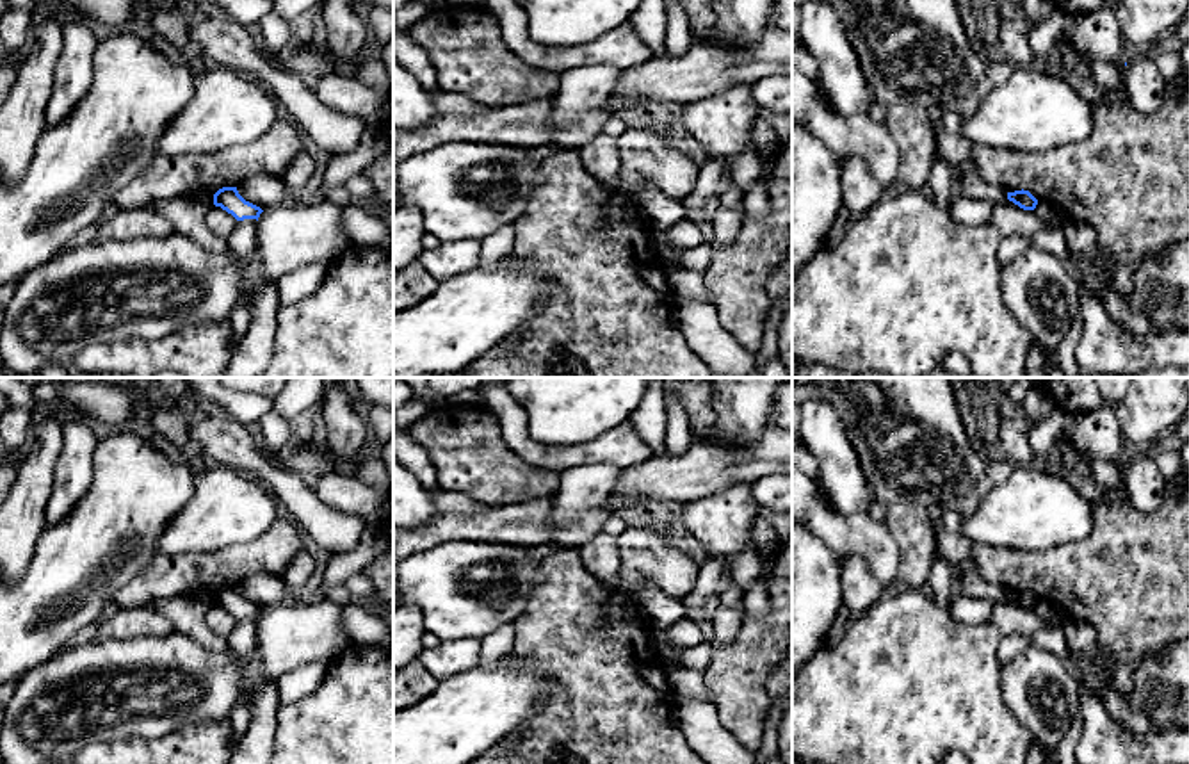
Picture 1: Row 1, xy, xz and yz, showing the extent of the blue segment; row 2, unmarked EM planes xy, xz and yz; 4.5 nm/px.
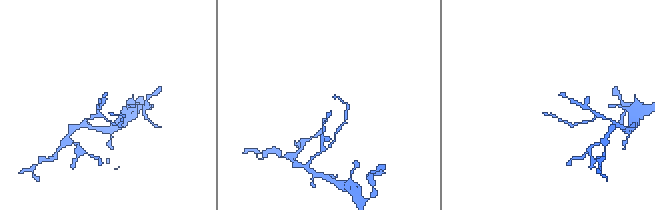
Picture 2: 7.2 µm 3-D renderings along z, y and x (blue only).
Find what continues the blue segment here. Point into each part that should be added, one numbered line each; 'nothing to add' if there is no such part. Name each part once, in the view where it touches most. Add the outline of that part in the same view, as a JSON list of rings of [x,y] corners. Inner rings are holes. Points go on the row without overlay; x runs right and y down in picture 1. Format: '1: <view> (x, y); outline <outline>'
nothing to add

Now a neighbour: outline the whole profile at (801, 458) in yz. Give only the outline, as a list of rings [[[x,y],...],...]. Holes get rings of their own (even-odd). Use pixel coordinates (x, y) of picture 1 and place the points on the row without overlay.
[[[792,443],[792,467],[799,468],[812,481],[819,475],[819,463],[801,443]]]

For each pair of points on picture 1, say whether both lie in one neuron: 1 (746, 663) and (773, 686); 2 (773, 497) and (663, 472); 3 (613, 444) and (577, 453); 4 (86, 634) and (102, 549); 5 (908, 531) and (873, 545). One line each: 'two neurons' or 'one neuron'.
1: two neurons
2: two neurons
3: one neuron
4: two neurons
5: two neurons

